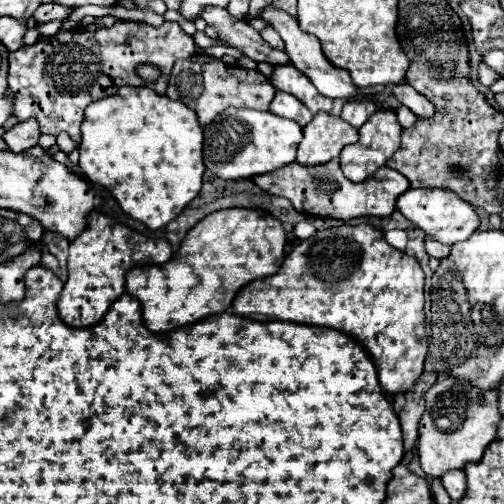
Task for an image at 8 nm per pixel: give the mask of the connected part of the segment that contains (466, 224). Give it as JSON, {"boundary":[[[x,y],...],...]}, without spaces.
{"boundary":[[[408,189],[406,193],[402,193],[398,197],[396,207],[408,221],[412,221],[416,227],[420,227],[426,235],[430,235],[436,241],[446,243],[446,245],[466,241],[480,225],[474,207],[470,203],[462,201],[456,193],[452,193],[448,189]]]}

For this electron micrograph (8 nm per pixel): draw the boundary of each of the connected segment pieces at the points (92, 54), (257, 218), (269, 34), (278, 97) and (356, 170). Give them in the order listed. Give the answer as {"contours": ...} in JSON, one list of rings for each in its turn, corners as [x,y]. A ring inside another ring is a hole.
{"contours":[[[[124,21],[96,31],[60,29],[56,35],[40,39],[34,45],[24,45],[8,55],[8,85],[14,93],[14,115],[20,121],[36,117],[42,133],[58,135],[60,131],[66,131],[80,143],[80,123],[86,105],[116,93],[122,85],[146,85],[134,73],[138,63],[158,65],[168,79],[172,65],[178,59],[188,59],[192,53],[194,39],[186,35],[178,23],[170,21],[162,27]]],[[[224,209],[206,215],[184,237],[180,249],[168,263],[132,267],[126,273],[126,291],[142,303],[142,319],[152,333],[166,333],[182,325],[192,325],[230,309],[234,295],[250,281],[274,275],[284,259],[286,233],[282,223],[262,209]]],[[[268,25],[268,27],[264,27],[262,31],[260,31],[260,35],[262,35],[262,39],[270,45],[270,47],[276,47],[276,49],[284,49],[284,43],[282,43],[282,39],[280,39],[280,35]]],[[[276,91],[274,99],[270,103],[270,113],[292,119],[300,127],[304,127],[312,119],[312,113],[306,111],[306,107],[302,107],[302,103],[298,103],[298,99],[294,99],[292,95],[282,95],[282,91]]],[[[382,109],[382,111],[376,111],[360,129],[360,139],[358,143],[354,145],[346,145],[340,153],[340,167],[342,167],[342,173],[346,175],[346,179],[358,183],[358,181],[364,181],[368,179],[370,175],[374,175],[376,169],[380,169],[400,147],[400,133],[402,133],[402,127],[396,119],[396,113],[390,111],[390,109]]]]}

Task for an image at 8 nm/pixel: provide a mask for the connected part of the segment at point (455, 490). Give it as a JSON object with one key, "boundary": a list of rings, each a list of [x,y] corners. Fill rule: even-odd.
{"boundary":[[[446,471],[446,475],[442,475],[440,479],[442,479],[442,485],[444,485],[444,489],[448,491],[448,495],[452,499],[458,501],[464,495],[464,491],[466,491],[464,471]]]}

